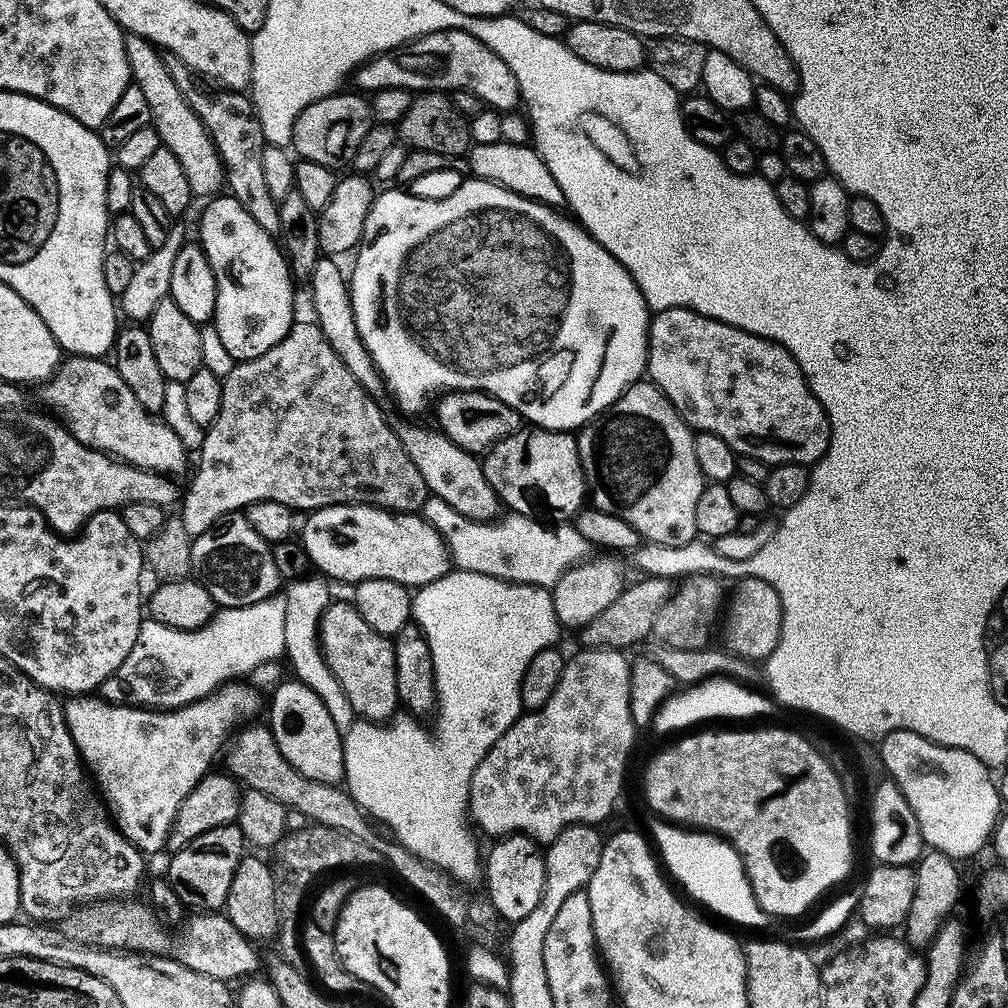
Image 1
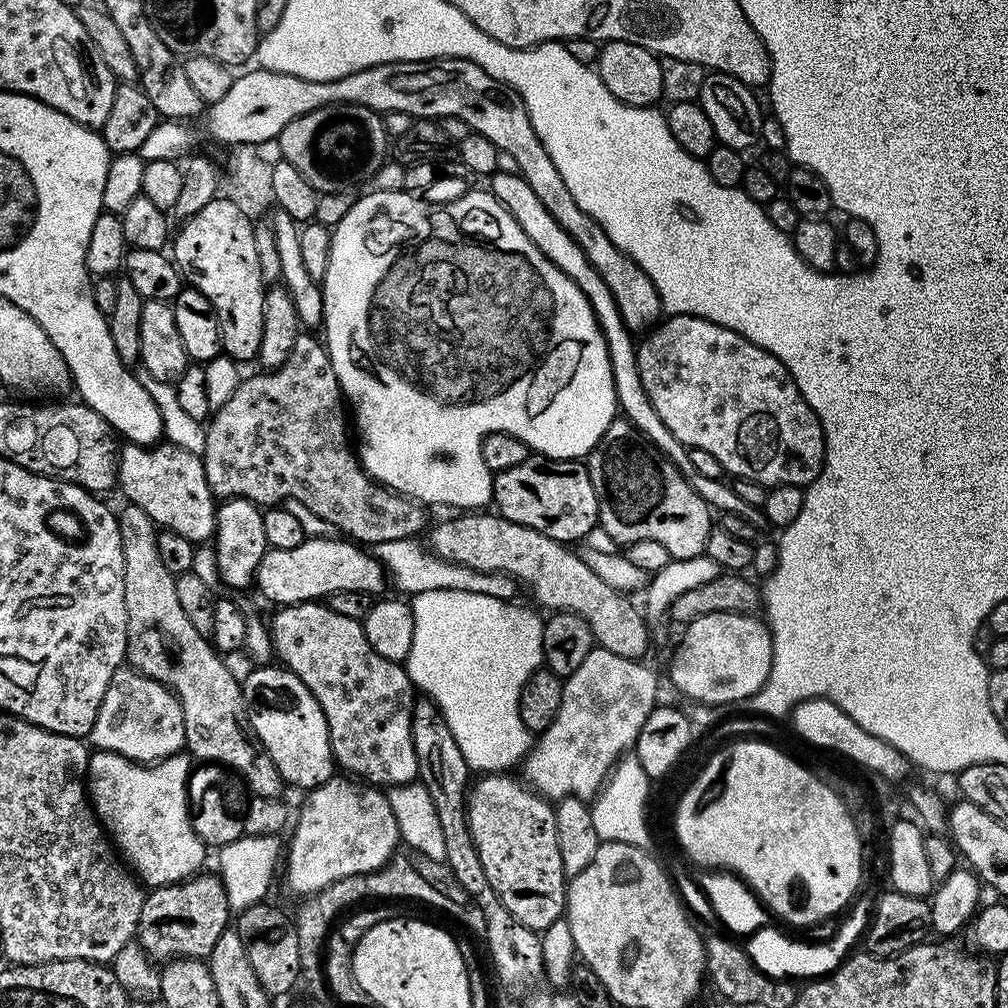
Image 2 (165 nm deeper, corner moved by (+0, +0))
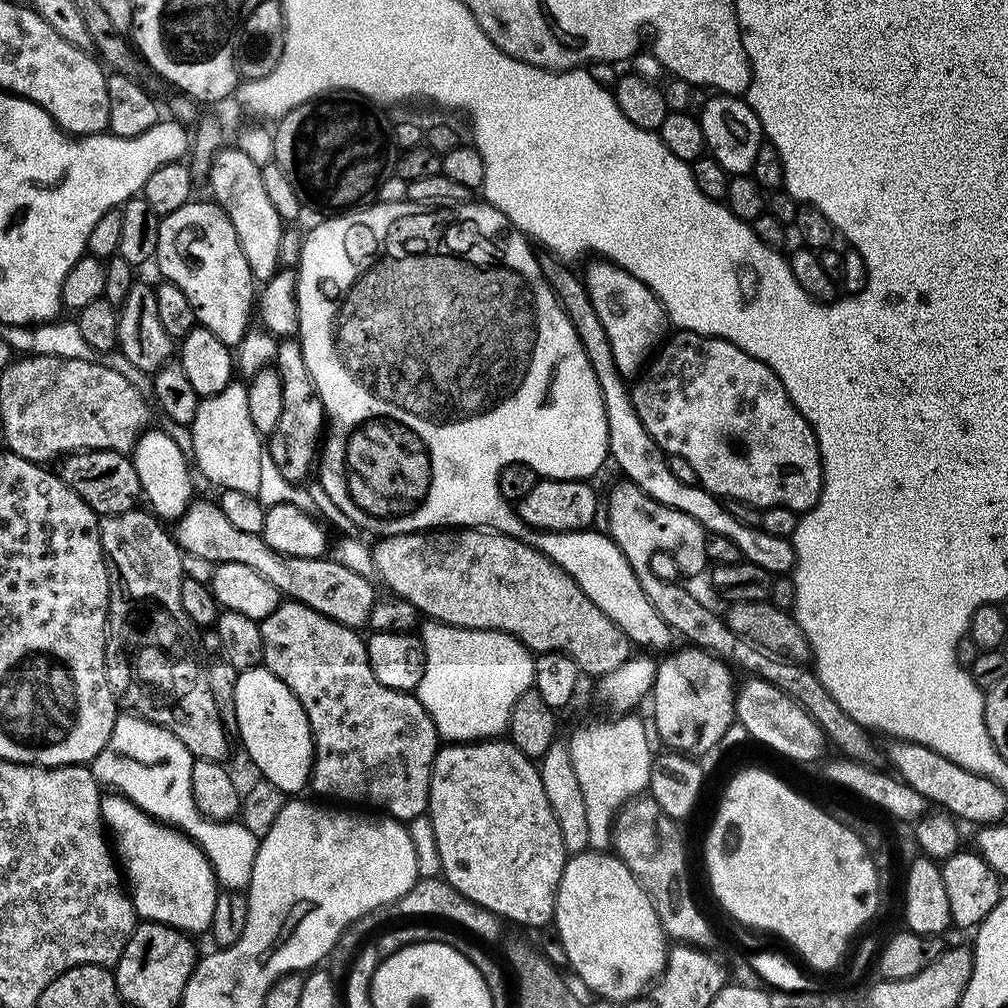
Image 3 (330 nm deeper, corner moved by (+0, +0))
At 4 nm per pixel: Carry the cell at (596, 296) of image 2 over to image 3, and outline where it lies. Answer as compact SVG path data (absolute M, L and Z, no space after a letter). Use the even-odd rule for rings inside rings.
M551 254L541 255L539 261L546 282L552 287L557 302L570 318L574 334L578 334L578 342L582 342L582 350L586 350L586 358L590 362L590 370L594 370L594 378L598 378L598 390L602 394L608 427L608 455L611 463L616 463L624 471L623 479L629 484L637 484L646 495L654 498L654 502L662 502L662 506L670 506L674 510L682 510L682 514L690 514L690 518L694 518L705 532L713 536L730 538L730 542L738 546L741 557L747 563L756 564L769 574L787 573L796 563L796 551L792 548L791 539L766 534L759 526L747 528L734 513L727 512L723 508L725 505L705 488L695 483L679 481L670 472L666 454L654 442L654 438L650 438L646 426L642 426L642 418L638 418L634 410L629 381L620 376L614 366L610 338L606 338L606 330L602 327L598 314L594 314L594 306L590 302L588 291L584 289L583 279L577 273L575 276L565 261L557 260Z

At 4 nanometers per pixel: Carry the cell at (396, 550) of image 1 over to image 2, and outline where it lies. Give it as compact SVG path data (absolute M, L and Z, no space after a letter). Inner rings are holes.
M331 535L314 536L306 538L293 548L269 547L268 553L256 571L255 587L260 587L260 592L268 600L273 600L276 606L291 606L305 602L316 602L321 598L329 598L340 591L362 591L369 594L380 594L386 584L386 569L371 551L365 550L359 543L347 538L332 540Z

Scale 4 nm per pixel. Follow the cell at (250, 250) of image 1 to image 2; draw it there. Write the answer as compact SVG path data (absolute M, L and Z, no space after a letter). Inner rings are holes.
M217 198L210 206L202 206L198 214L183 221L179 226L180 233L175 233L171 241L171 259L180 270L181 277L191 287L197 288L207 298L210 306L216 312L216 321L220 323L220 338L222 348L228 356L237 362L243 360L255 361L260 354L262 342L262 306L266 285L259 269L257 247L254 246L253 221L246 218L234 204L226 199Z

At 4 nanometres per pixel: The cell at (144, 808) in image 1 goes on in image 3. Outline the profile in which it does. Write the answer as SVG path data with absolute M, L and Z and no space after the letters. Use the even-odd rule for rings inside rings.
M132 810L128 816L129 824L120 828L116 836L121 840L119 859L124 859L123 867L126 876L132 879L130 884L130 895L137 917L148 922L166 924L170 928L183 930L185 933L192 932L207 933L212 927L214 918L214 902L218 895L218 881L216 872L212 869L212 863L206 858L206 854L193 841L189 840L183 833L155 821L150 816L144 815L139 810Z

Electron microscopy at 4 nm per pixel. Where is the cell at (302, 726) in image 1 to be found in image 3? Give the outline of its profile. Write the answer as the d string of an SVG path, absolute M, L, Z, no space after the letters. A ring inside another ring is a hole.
M266 667L248 668L237 675L234 702L231 705L236 712L235 731L240 731L240 740L253 766L260 771L259 775L278 786L280 792L303 793L300 791L309 787L312 778L312 727L306 710L286 686L286 682L279 680Z

